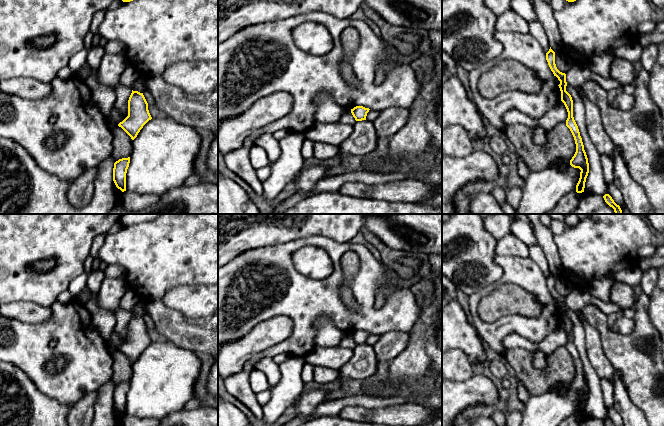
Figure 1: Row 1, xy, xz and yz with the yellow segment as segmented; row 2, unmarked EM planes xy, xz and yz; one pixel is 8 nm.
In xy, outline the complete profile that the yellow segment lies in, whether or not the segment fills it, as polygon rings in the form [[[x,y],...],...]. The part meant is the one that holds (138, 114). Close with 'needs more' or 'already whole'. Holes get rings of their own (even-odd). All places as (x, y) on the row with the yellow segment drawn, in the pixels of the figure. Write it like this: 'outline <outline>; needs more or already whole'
outline [[[132,90],[128,100],[128,116],[118,126],[134,140],[143,126],[151,119],[148,103],[143,93]]]; already whole

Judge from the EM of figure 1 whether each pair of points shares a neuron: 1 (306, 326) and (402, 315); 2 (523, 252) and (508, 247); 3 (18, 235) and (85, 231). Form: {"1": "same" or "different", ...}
{"1": "same", "2": "same", "3": "same"}

